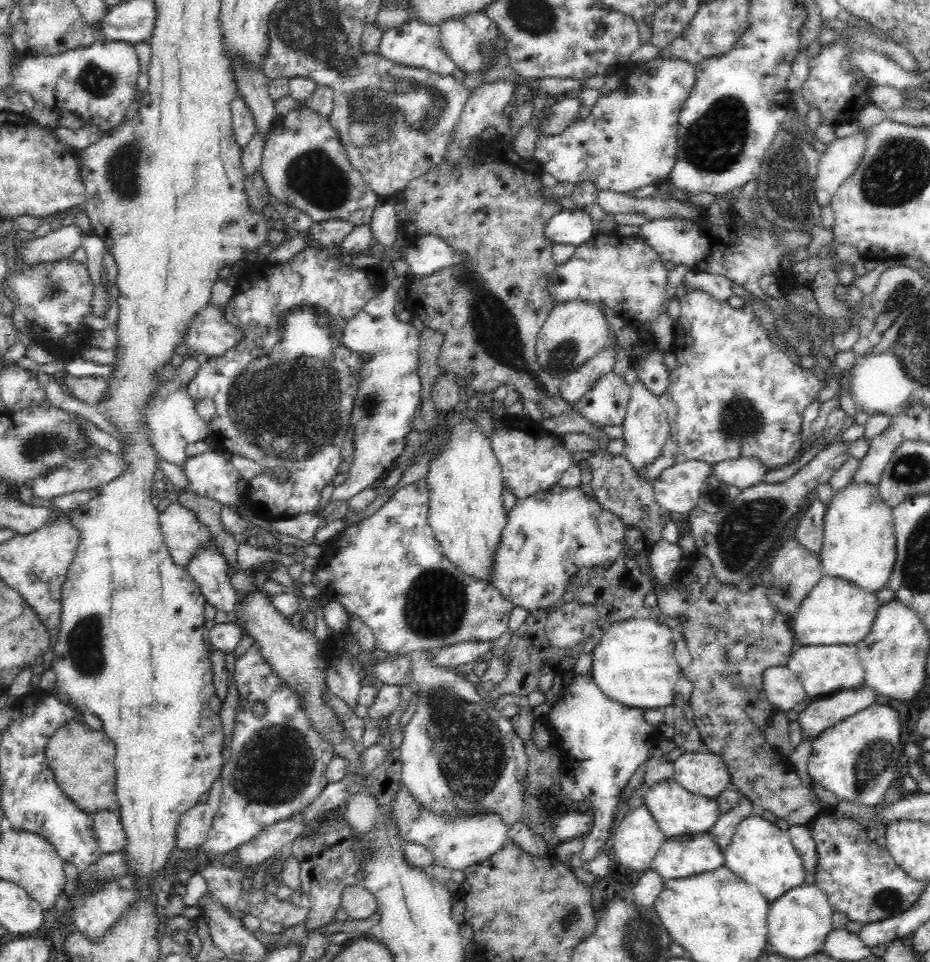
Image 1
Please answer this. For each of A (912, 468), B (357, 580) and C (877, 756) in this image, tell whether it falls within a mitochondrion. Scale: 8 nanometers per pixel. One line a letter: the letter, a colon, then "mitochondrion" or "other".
A: mitochondrion
B: other
C: mitochondrion

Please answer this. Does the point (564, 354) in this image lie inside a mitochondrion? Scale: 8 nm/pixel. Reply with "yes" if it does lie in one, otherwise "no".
yes

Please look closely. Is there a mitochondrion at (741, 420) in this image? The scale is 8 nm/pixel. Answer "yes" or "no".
yes

